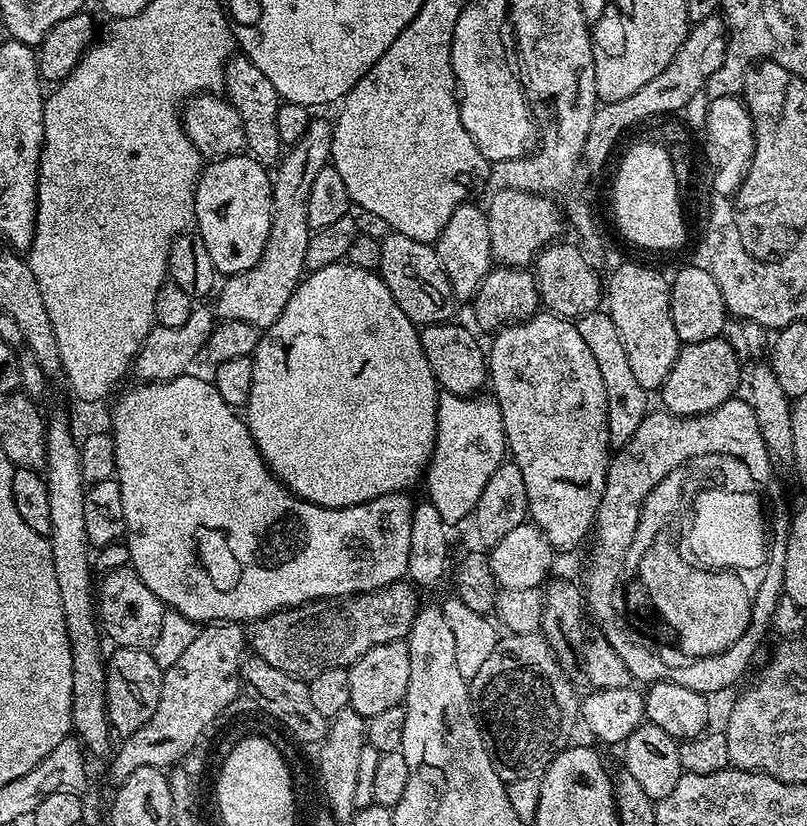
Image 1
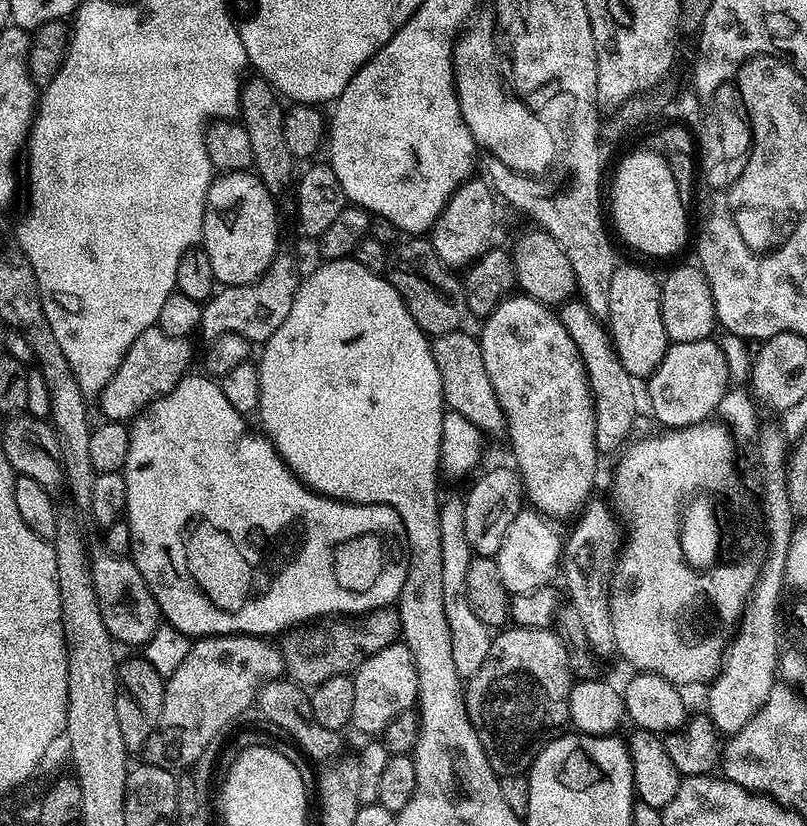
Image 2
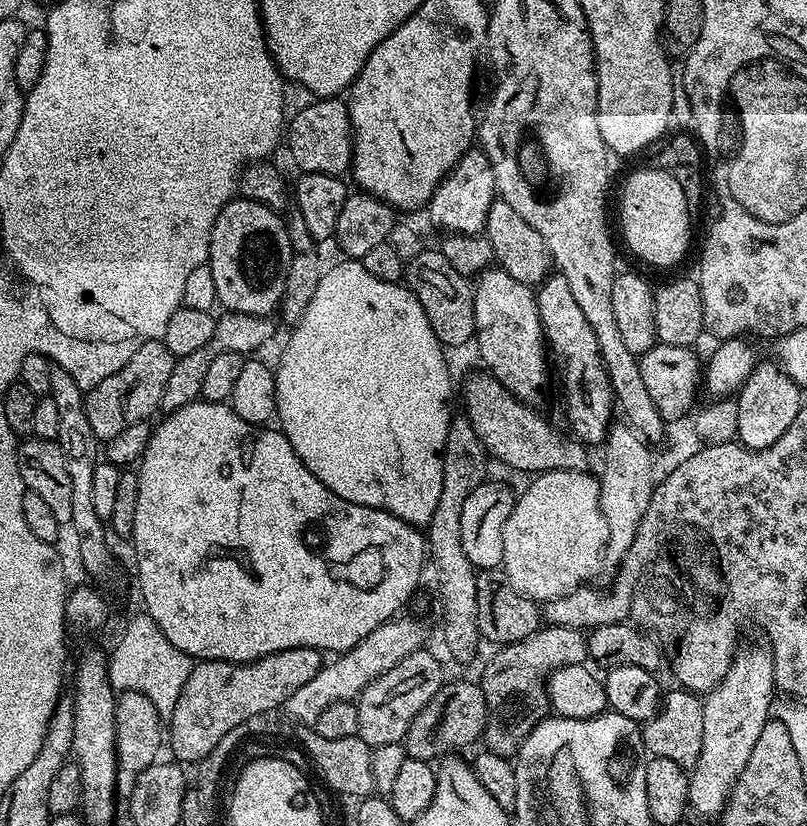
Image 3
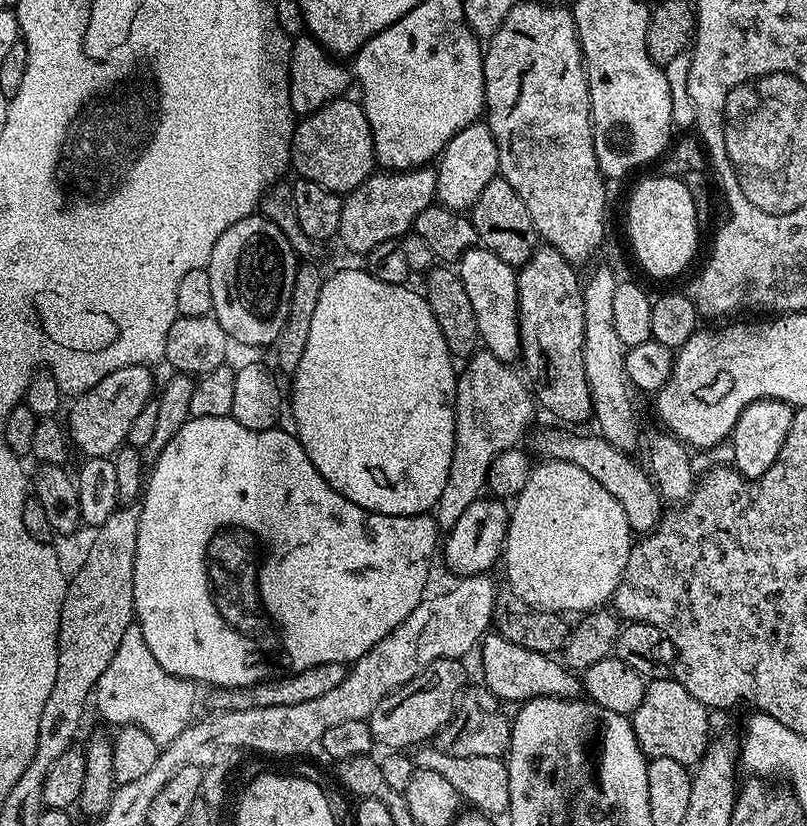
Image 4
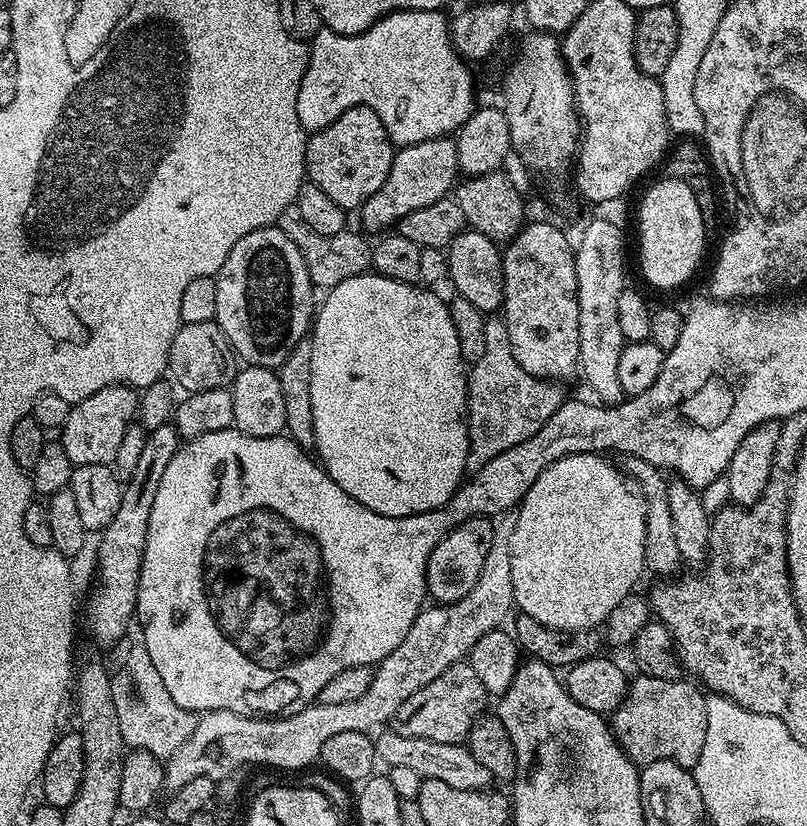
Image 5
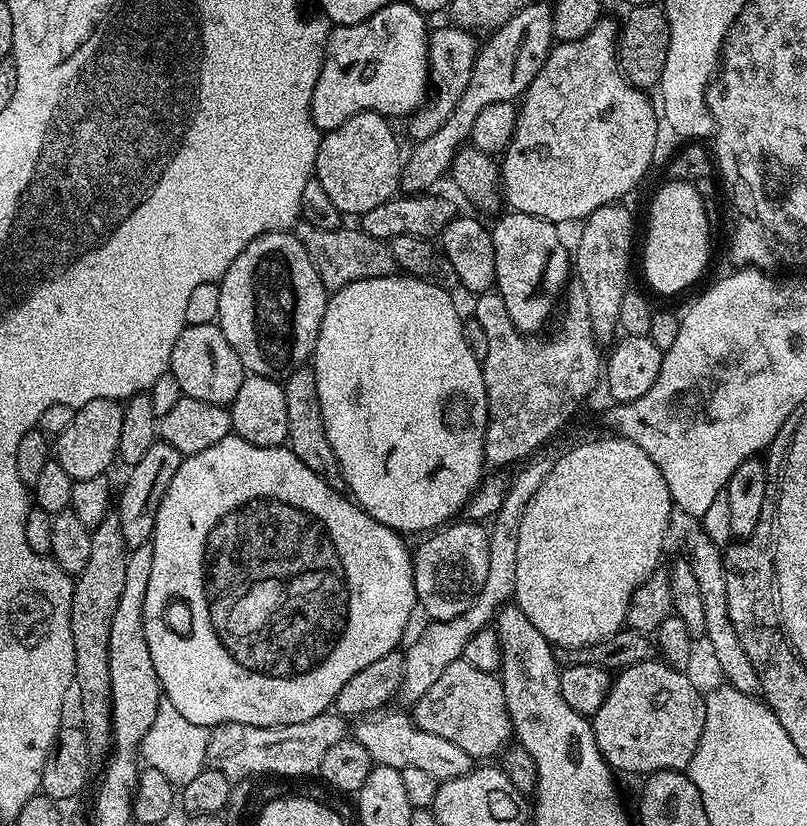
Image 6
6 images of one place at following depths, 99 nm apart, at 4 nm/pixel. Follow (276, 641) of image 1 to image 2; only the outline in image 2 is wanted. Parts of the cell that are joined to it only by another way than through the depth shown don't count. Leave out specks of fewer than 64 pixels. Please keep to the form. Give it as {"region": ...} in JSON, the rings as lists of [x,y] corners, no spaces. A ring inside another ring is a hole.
{"region":[[[395,607],[375,608],[373,612],[345,622],[336,618],[331,622],[316,622],[311,626],[297,626],[283,637],[282,651],[286,672],[295,683],[311,690],[326,678],[355,673],[366,658],[397,643],[400,636],[400,614]]]}

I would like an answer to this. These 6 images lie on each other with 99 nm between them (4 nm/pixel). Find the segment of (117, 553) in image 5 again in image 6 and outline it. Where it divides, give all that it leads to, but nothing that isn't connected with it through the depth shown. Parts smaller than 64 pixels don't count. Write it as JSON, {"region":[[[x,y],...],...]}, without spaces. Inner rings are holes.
{"region":[[[157,442],[146,450],[146,455],[137,464],[127,469],[128,477],[124,480],[124,489],[119,489],[118,499],[114,504],[114,515],[122,526],[122,538],[129,549],[137,548],[151,541],[154,534],[154,522],[158,518],[158,506],[162,506],[162,498],[166,494],[166,486],[170,486],[170,478],[178,470],[181,455],[174,446]]]}

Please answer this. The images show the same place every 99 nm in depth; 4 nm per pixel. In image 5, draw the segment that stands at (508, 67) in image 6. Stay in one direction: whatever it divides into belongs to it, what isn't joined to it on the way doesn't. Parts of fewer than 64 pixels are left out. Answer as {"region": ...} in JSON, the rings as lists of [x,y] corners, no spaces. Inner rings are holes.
{"region":[[[439,136],[400,148],[392,157],[386,182],[382,182],[382,186],[378,186],[378,190],[374,190],[374,194],[370,194],[370,198],[366,198],[366,202],[360,205],[360,220],[372,232],[379,233],[381,230],[391,229],[388,227],[391,224],[392,227],[399,225],[400,220],[406,218],[406,214],[414,214],[414,210],[434,206],[434,202],[445,199],[453,191],[459,172],[460,163],[455,139]]]}

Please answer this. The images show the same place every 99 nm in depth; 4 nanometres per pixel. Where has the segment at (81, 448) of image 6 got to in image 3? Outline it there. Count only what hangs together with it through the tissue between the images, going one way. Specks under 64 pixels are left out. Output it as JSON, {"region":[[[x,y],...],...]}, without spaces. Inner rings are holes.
{"region":[[[151,340],[138,346],[134,358],[130,358],[122,370],[87,389],[84,398],[86,418],[90,420],[97,441],[112,440],[114,434],[122,434],[122,430],[126,430],[126,426],[134,426],[134,422],[148,420],[151,412],[160,408],[162,390],[166,390],[170,370],[174,370],[176,361],[177,357],[160,340]]]}

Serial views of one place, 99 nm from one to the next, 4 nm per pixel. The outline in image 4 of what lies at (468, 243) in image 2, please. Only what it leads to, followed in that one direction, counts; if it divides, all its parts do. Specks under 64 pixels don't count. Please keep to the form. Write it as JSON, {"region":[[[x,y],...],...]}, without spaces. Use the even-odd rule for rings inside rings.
{"region":[[[486,122],[466,126],[450,140],[438,157],[436,200],[445,208],[467,213],[478,202],[486,186],[498,176],[499,171],[498,142],[494,142],[490,126]]]}

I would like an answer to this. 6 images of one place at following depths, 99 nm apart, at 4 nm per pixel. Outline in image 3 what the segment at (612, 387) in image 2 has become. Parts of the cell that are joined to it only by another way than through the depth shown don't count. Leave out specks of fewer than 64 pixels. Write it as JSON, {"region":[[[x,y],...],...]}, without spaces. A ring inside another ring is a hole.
{"region":[[[548,276],[535,289],[534,295],[540,321],[544,326],[544,339],[551,363],[555,371],[556,368],[560,371],[560,384],[564,387],[564,400],[568,403],[564,408],[565,414],[568,415],[567,427],[571,435],[586,446],[603,445],[608,439],[608,430],[614,423],[614,397],[612,383],[598,346],[598,338],[594,338],[594,330],[590,330],[590,322],[586,322],[586,317],[582,314],[582,309],[578,306],[564,276]]]}

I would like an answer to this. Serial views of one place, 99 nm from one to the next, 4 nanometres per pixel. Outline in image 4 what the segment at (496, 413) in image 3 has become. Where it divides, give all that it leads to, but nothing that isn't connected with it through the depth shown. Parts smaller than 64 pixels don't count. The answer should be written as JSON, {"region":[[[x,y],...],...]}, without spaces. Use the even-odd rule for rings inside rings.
{"region":[[[544,428],[540,437],[536,440],[536,452],[540,455],[541,461],[565,460],[590,474],[590,478],[598,478],[610,494],[622,505],[625,514],[628,516],[628,525],[632,527],[633,533],[647,534],[656,529],[662,515],[662,501],[660,492],[652,482],[652,477],[643,467],[640,468],[632,461],[629,453],[616,448],[606,438],[599,434],[593,436],[574,436],[573,431],[560,428]]]}

